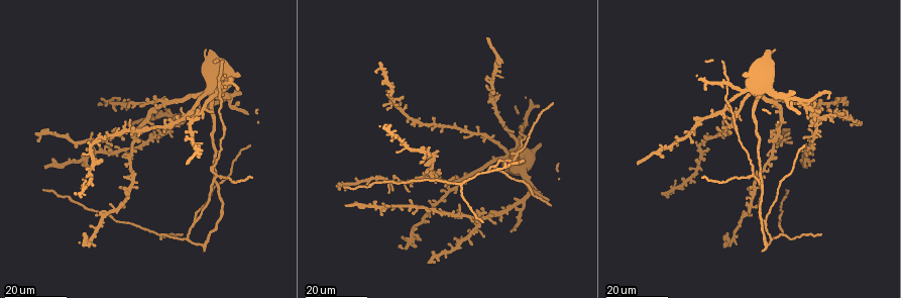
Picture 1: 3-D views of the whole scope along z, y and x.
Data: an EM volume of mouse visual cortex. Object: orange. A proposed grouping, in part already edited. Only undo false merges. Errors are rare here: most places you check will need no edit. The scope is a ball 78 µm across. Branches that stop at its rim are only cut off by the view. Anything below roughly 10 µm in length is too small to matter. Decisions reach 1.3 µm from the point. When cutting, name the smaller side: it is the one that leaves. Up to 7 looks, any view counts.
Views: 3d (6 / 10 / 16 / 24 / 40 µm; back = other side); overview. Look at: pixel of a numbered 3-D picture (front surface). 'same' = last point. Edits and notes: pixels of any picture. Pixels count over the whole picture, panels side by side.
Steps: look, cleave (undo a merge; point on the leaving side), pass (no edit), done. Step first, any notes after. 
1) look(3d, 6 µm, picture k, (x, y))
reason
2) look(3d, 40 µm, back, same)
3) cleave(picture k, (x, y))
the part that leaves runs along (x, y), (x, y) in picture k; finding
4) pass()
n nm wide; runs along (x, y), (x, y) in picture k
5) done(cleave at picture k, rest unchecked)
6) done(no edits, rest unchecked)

look(3d, 24 µm, picture 1, (518, 152))
three arms meet

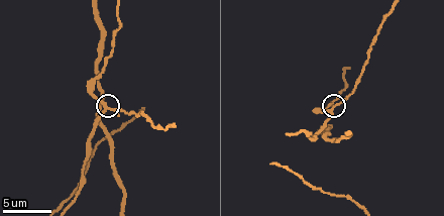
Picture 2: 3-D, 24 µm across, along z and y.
look(3d, 6 µm, picture 2, (332, 109))

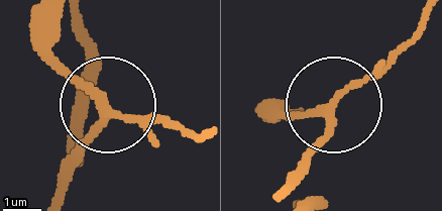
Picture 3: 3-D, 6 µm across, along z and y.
pass()
runs along (281, 199), (326, 131), (332, 103), (422, 28) in picture 3; one neuron here

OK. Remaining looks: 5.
look(3d, 24 µm, picture 1, (770, 239))
branch point

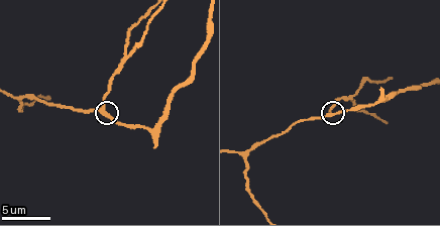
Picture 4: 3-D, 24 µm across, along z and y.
look(3d, 6 µm, picture 4, (103, 107))

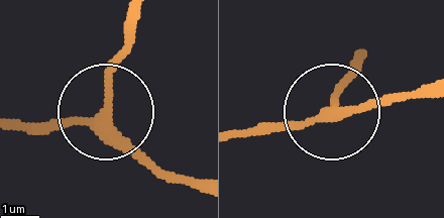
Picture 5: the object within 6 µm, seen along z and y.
pass()
3 arms; one neuron here

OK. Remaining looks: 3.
look(3d, 10 µm, picture 4, (245, 158))
arms part here

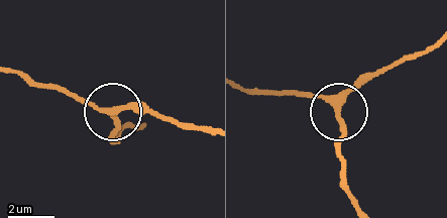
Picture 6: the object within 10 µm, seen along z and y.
pass()
all the same neuron

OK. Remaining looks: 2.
look(3d, 10 µm, picture 4, (353, 95))

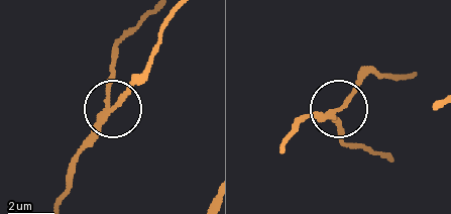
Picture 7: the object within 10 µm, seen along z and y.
pass()
runs along (55, 203), (83, 144), (112, 110), (108, 70), (113, 48) in picture 7; continuous, no second neuron

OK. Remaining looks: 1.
done(no edits, rest unchecked)

